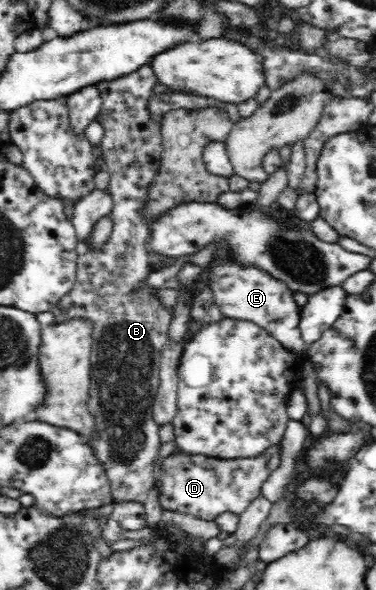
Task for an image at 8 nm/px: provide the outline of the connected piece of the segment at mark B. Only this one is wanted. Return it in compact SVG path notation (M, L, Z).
M150 65L133 70L109 81L97 84L103 103L96 117L104 129L102 137L102 159L104 168L110 175L107 191L112 195L113 207L110 213L112 231L105 245L97 251L81 251L77 259L77 273L71 291L65 294L54 306L52 312L55 324L68 318L87 316L93 321L92 344L92 385L90 386L90 413L96 417L98 435L91 445L96 459L104 466L111 484L112 502L135 501L143 491L155 485L154 464L161 447L159 429L153 421L153 401L157 397L160 384L161 355L169 343L169 322L172 310L167 309L156 296L156 289L147 287L145 281L150 271L148 252L148 224L145 223L140 209L145 206L148 185L156 176L162 154L162 135L160 124L153 124L148 110L154 85L158 79Z

